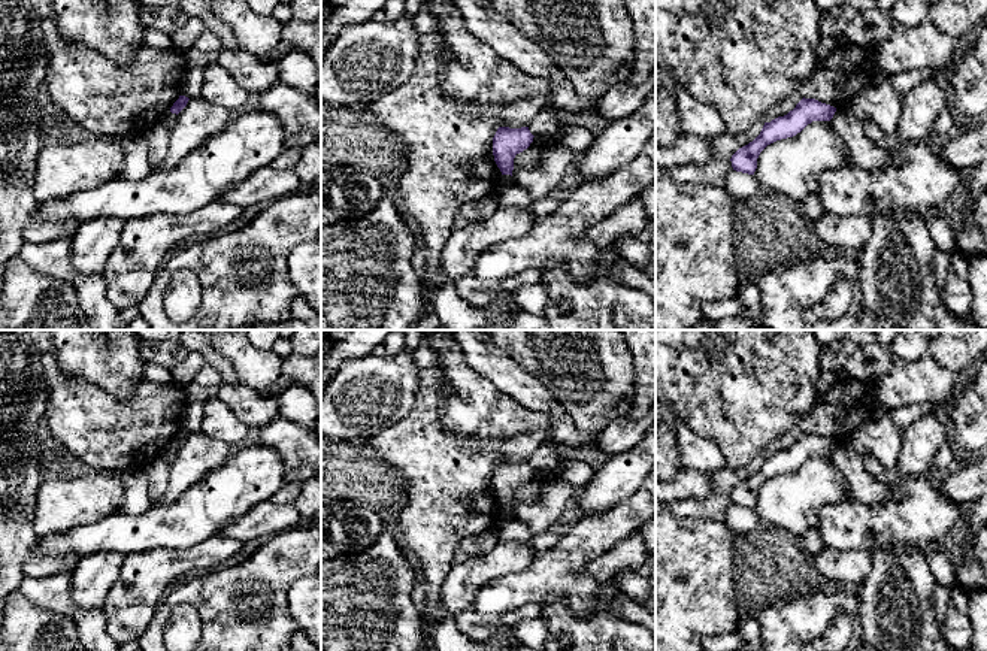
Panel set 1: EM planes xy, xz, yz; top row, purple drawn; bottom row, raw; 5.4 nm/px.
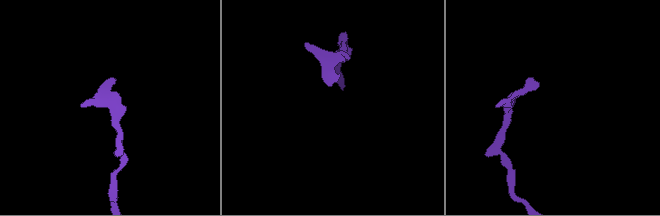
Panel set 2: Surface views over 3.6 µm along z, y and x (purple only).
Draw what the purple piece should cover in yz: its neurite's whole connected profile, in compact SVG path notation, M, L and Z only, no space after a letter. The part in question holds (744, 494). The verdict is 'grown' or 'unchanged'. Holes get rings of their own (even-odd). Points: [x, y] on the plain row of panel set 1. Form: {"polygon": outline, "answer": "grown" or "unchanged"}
{"polygon": "M803 432L787 449L765 457L760 469L732 490L733 505L754 509L757 493L768 479L796 470L812 455L830 455L835 446L830 439Z", "answer": "unchanged"}

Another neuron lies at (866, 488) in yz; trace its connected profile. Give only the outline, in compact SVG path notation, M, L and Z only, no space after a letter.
M844 443L835 446L830 458L842 470L853 497L859 502L877 505L893 496L887 479L872 476L866 470L863 457Z

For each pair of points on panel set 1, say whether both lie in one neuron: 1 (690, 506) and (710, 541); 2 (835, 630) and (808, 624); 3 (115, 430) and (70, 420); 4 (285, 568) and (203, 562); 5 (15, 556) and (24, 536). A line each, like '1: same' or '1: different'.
1: different
2: different
3: same
4: different
5: same

